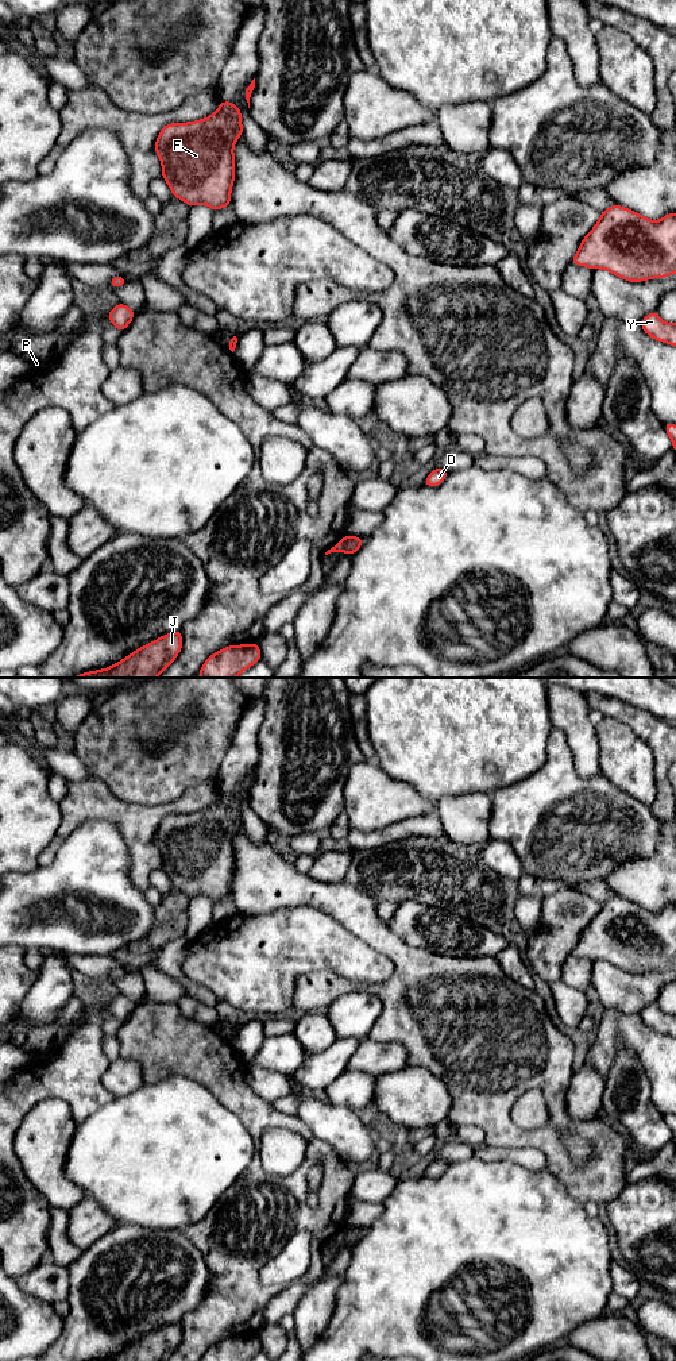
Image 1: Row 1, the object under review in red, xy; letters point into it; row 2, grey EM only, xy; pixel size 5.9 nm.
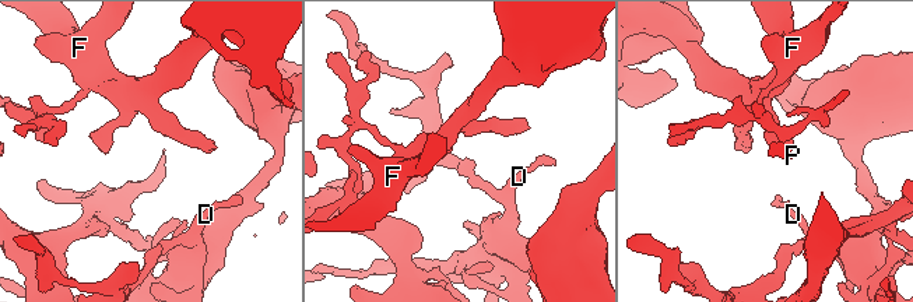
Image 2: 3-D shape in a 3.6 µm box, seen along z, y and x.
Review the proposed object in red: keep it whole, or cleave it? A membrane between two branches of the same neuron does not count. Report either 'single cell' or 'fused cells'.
fused cells

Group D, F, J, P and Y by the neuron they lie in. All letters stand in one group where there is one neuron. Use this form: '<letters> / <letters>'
D Y / F J P

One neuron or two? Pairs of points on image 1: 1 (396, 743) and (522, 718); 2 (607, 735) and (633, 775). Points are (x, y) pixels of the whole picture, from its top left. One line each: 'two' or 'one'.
1: one
2: one

